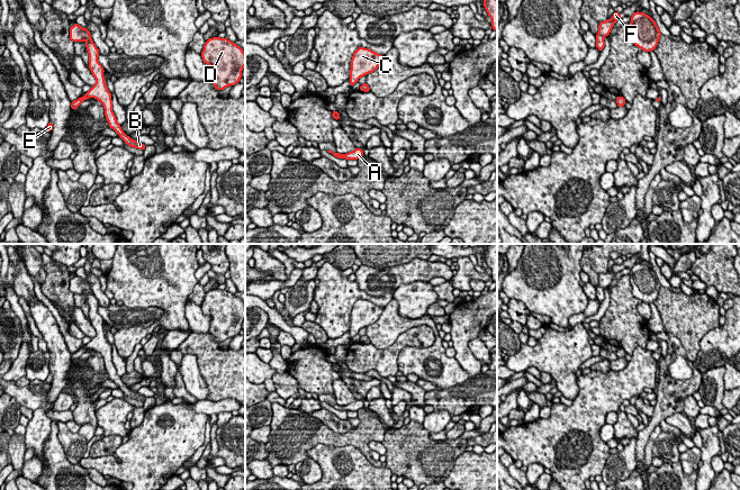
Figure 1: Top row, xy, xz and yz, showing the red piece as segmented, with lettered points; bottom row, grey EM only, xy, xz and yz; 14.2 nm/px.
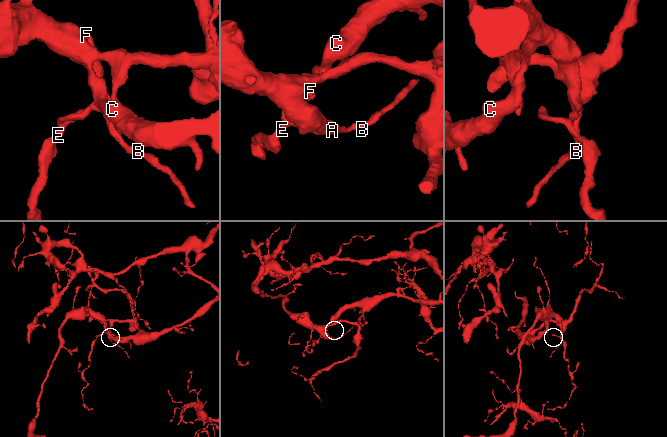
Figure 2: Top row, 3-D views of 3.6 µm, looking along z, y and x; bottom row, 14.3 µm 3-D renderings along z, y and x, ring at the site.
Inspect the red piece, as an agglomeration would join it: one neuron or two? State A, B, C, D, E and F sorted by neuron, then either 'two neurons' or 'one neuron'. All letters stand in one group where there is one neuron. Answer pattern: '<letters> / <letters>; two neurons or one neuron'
A B C D E F; one neuron

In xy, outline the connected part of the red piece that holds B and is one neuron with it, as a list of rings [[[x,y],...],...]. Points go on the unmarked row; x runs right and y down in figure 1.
[[[76,274],[70,280],[70,291],[74,293],[87,293],[85,299],[89,306],[89,320],[92,327],[96,330],[96,336],[91,338],[91,341],[81,350],[71,354],[71,361],[76,361],[83,352],[88,350],[94,350],[100,353],[105,361],[105,368],[109,375],[109,379],[112,380],[119,389],[130,399],[139,400],[142,402],[145,401],[146,397],[142,396],[138,392],[132,391],[127,388],[124,382],[121,381],[120,376],[117,374],[116,368],[112,363],[112,352],[111,345],[109,344],[107,336],[105,334],[103,328],[103,319],[98,312],[99,301],[97,300],[96,296],[92,293],[90,283],[87,280],[82,280]]]

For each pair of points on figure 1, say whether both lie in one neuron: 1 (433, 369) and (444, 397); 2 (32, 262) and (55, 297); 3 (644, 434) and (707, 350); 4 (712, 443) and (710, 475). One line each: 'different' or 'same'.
1: different
2: same
3: different
4: same

